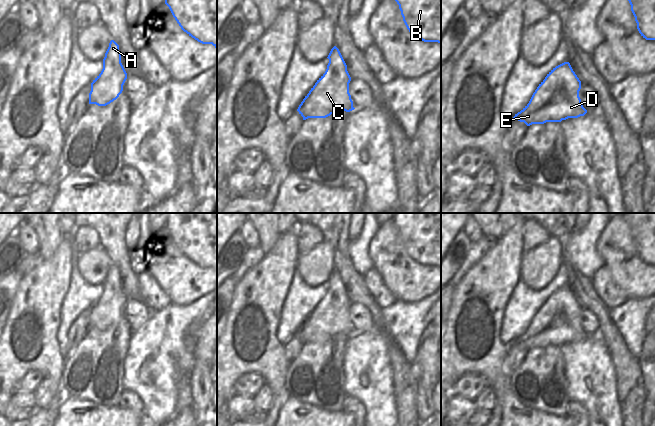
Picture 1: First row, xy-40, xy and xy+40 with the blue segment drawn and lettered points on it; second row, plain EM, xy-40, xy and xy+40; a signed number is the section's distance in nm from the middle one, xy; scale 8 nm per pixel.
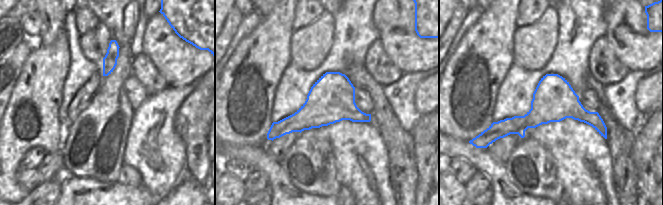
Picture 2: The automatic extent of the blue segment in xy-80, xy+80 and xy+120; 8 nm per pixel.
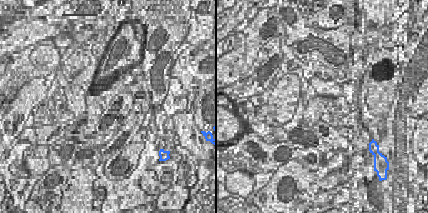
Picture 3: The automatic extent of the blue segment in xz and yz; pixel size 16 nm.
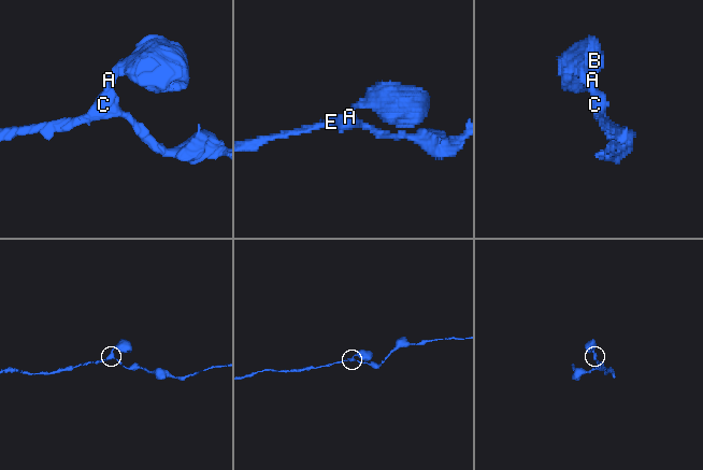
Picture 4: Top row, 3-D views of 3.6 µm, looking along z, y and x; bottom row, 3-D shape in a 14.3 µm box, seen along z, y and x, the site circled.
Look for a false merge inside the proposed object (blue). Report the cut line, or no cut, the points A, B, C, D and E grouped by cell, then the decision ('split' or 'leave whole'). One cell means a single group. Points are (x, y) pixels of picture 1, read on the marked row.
no cut | A B C D E | leave whole

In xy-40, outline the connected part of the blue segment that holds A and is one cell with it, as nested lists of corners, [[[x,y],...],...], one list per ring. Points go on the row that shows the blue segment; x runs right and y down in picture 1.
[[[111,40],[103,59],[103,69],[91,83],[89,104],[106,106],[116,100],[123,91],[126,79],[119,45]]]

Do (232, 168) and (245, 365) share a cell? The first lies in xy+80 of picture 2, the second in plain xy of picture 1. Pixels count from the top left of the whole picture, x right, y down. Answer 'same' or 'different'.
different

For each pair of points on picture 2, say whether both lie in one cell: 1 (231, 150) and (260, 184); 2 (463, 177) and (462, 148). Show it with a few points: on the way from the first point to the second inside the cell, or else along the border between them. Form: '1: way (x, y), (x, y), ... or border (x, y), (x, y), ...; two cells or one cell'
1: border (255, 169), (259, 170), (268, 179), (269, 185); two cells
2: border (450, 158), (465, 158), (477, 171); two cells

